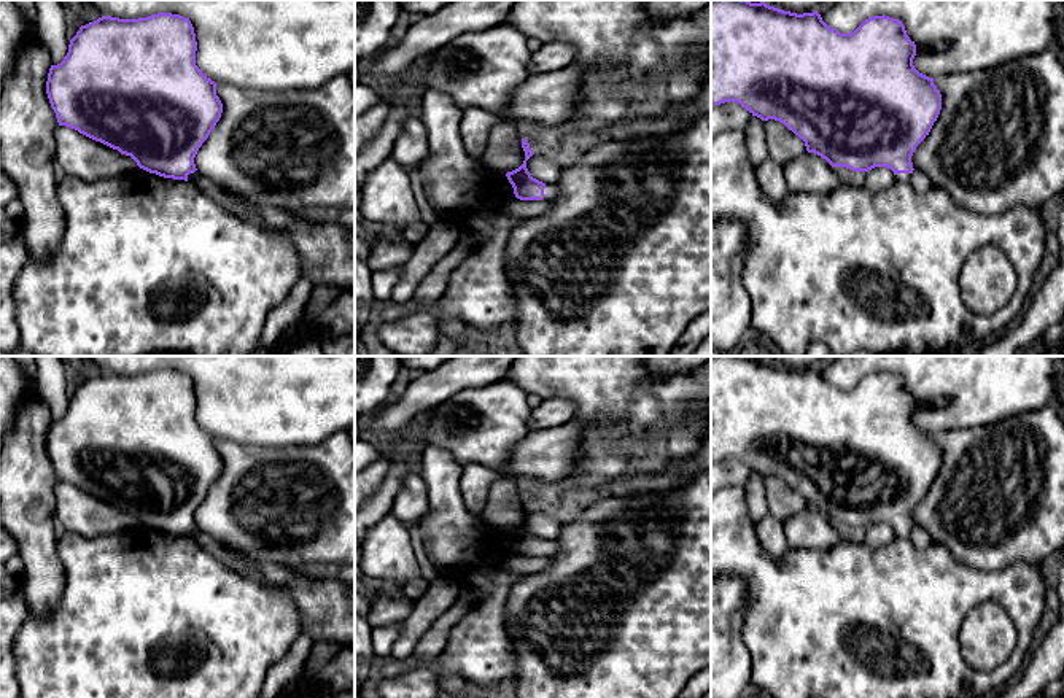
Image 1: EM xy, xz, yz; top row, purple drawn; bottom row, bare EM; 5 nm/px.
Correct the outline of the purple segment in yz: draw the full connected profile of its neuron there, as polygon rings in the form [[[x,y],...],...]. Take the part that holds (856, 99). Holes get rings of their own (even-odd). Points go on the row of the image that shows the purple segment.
[[[711,0],[711,107],[736,102],[762,121],[779,121],[805,142],[808,153],[821,156],[832,167],[846,167],[852,172],[868,172],[875,167],[887,167],[894,172],[895,181],[910,183],[914,170],[911,156],[916,151],[916,146],[929,135],[942,110],[942,94],[934,84],[934,78],[929,78],[914,68],[914,56],[916,45],[907,35],[902,21],[884,14],[865,19],[852,33],[840,33],[827,25],[817,11],[797,14],[770,6],[765,2]]]

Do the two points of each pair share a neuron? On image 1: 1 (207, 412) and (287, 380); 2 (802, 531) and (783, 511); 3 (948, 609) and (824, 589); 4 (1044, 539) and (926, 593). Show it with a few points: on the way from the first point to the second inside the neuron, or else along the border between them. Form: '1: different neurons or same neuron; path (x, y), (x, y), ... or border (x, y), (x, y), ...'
1: same neuron; path (226, 409), (258, 380), (267, 380)
2: different neurons; border (807, 507), (783, 522)
3: same neuron; path (918, 609), (854, 609)
4: different neurons; border (945, 549), (978, 570), (1004, 570), (1013, 563)

